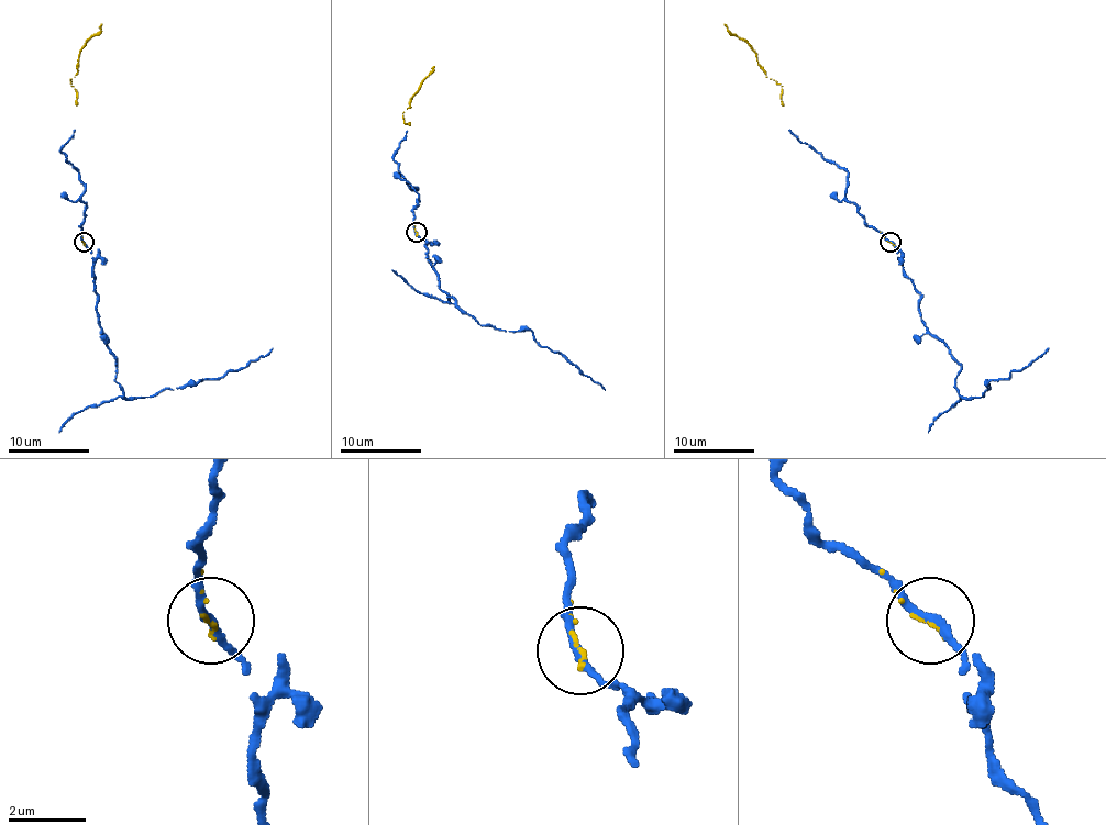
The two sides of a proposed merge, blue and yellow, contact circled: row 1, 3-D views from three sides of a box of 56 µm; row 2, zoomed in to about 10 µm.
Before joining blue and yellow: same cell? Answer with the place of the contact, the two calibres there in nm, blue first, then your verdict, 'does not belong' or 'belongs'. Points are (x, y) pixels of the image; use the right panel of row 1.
at (891, 242); 200 nm thick on the blue side, 80 nm on the other; belongs

